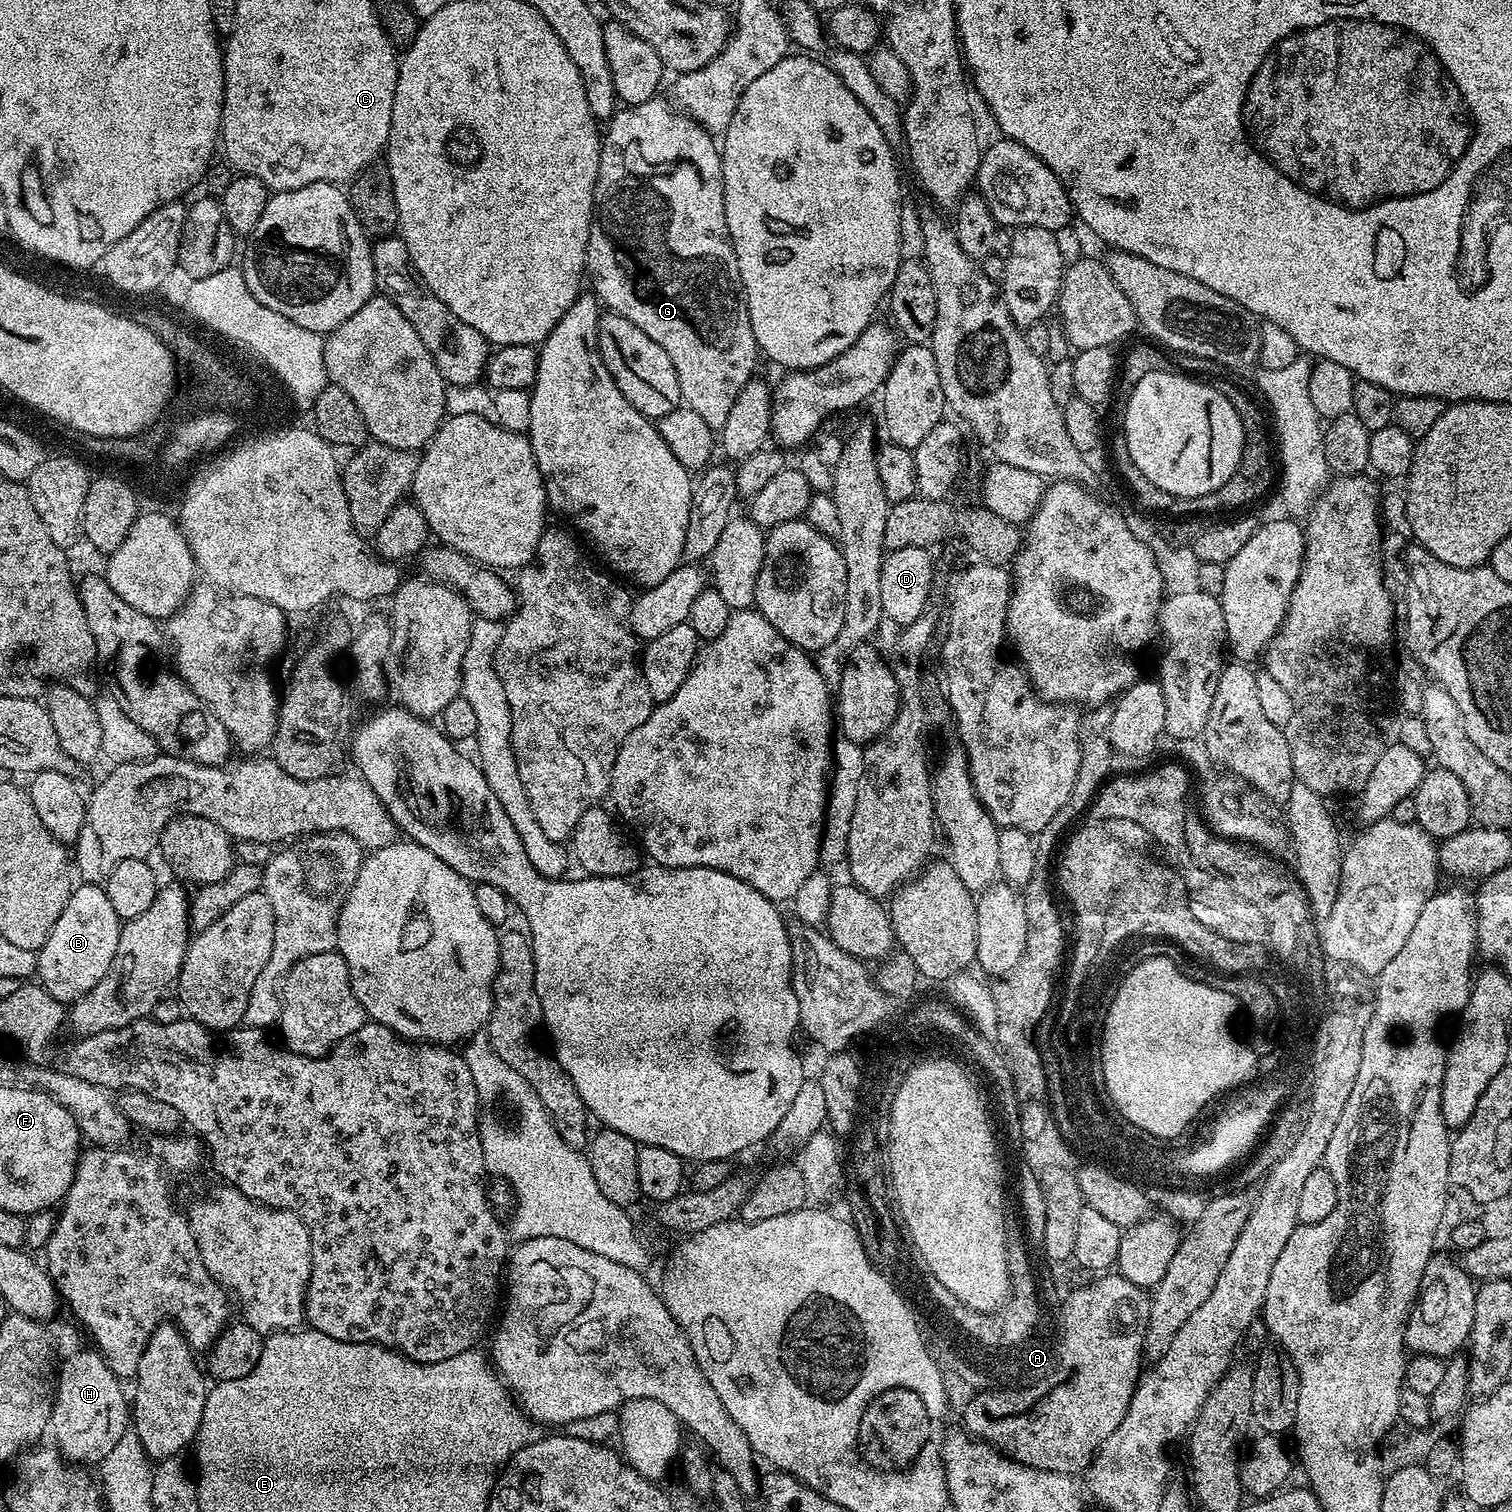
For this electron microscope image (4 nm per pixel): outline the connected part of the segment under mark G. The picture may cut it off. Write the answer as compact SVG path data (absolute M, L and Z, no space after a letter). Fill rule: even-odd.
M653 98L634 104L624 106L613 115L612 119L607 121L606 131L602 136L600 145L600 165L598 166L598 178L596 179L596 199L594 201L594 211L592 214L592 225L590 226L590 238L588 239L588 259L586 261L586 272L592 276L591 291L598 297L601 305L607 311L622 314L622 318L630 318L630 322L634 322L634 326L638 326L642 330L642 334L650 334L650 338L654 338L654 342L658 342L658 346L662 346L662 350L666 350L666 354L670 354L670 362L674 362L674 370L678 374L678 386L680 387L680 399L683 407L694 410L694 414L698 414L702 418L702 422L706 422L706 426L710 426L714 430L719 430L722 426L726 426L726 417L730 415L730 410L734 406L734 398L738 398L738 394L742 394L742 386L746 386L746 382L753 379L756 368L756 356L758 357L758 349L756 347L756 339L754 338L754 330L750 326L750 318L748 317L748 305L744 303L744 289L740 287L740 271L738 270L738 258L734 254L734 246L730 242L730 234L726 226L726 210L724 209L724 171L720 165L722 155L721 149L714 141L713 133L707 132L696 120L691 116L685 116L683 112L677 110L671 103L668 104L661 98Z

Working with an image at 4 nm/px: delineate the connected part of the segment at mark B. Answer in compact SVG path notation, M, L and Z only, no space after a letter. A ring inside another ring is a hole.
M77 883L62 914L58 914L58 922L54 922L54 930L50 930L50 938L46 938L39 950L35 973L39 983L44 985L44 989L55 1000L61 1002L77 1000L79 996L85 996L87 992L94 990L94 986L102 982L106 970L110 970L110 962L114 962L114 950L118 950L121 923L119 914L114 910L114 906L110 906L110 898L100 884Z

